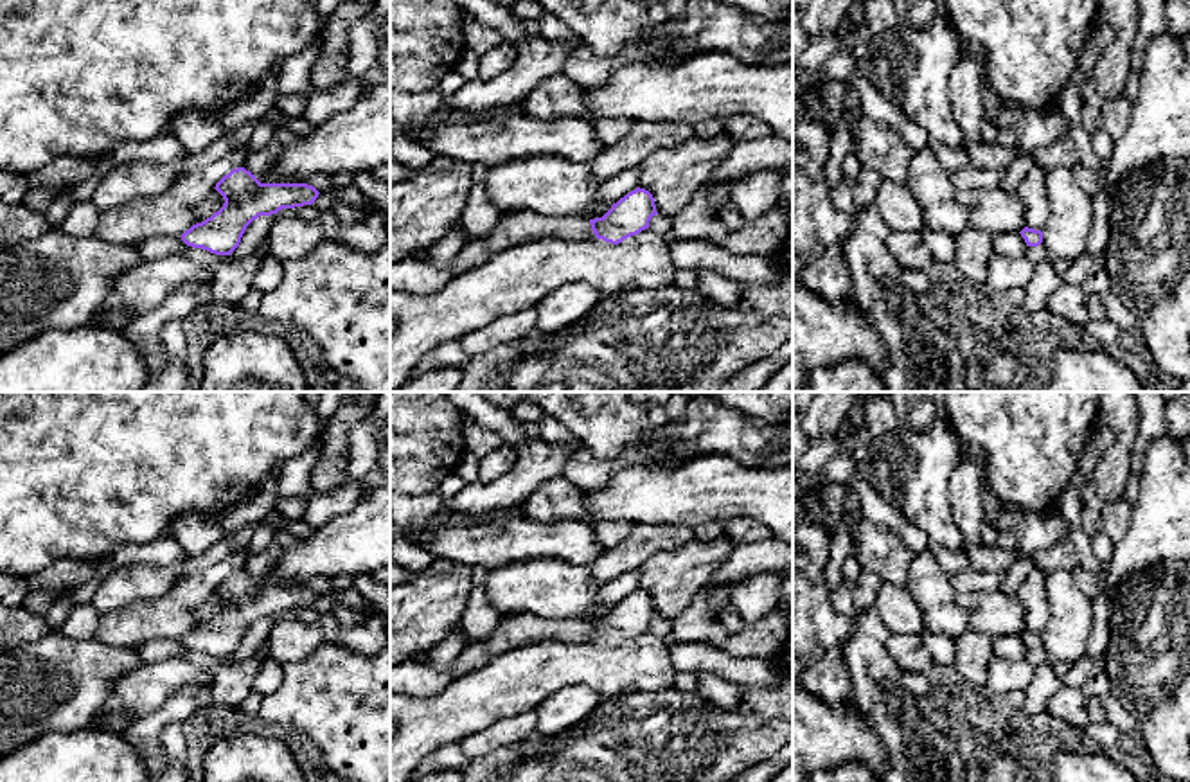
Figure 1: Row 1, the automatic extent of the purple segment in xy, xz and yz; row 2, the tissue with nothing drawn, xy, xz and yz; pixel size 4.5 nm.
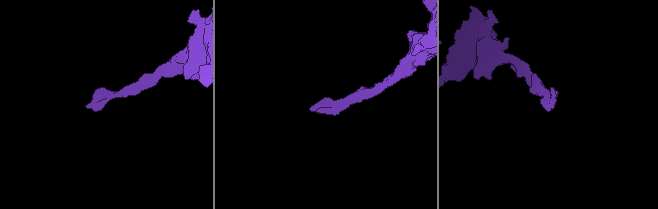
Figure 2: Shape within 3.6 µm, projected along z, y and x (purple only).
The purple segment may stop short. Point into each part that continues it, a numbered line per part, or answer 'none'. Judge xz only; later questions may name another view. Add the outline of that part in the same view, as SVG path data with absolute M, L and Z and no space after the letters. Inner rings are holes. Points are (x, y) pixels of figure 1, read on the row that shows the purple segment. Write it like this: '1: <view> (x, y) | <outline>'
none

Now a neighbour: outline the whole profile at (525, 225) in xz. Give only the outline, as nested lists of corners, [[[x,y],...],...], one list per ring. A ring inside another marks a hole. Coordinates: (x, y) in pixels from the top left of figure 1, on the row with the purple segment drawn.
[[[532,210],[503,214],[489,237],[469,239],[464,244],[451,262],[453,277],[489,262],[507,248],[541,237],[559,237],[563,241],[597,239],[584,218],[543,216]]]

